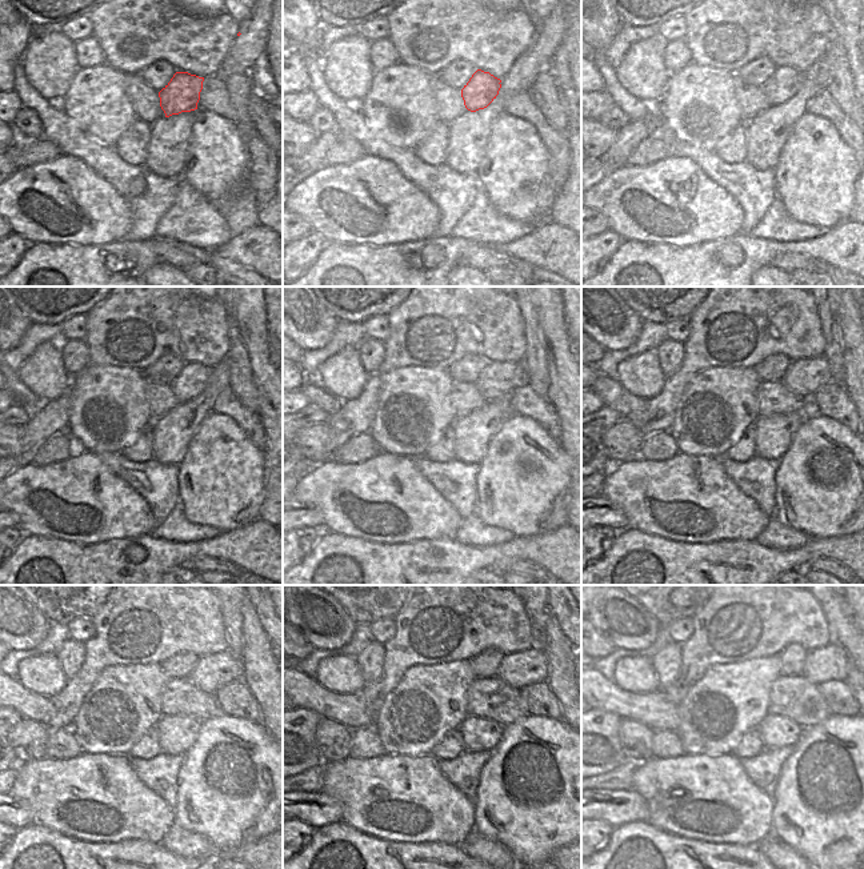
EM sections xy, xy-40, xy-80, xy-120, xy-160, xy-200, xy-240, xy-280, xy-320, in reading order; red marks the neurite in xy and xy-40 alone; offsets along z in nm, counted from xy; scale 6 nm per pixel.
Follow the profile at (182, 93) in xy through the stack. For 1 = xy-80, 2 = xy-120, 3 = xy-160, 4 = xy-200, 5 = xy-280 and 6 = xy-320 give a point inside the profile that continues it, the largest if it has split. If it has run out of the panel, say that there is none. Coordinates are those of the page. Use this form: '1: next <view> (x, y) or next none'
1: next xy-80 (786, 81)
2: next xy-120 (194, 377)
3: next xy-160 (498, 379)
4: next xy-200 (803, 377)
5: next xy-280 (519, 669)
6: next xy-320 (828, 663)

